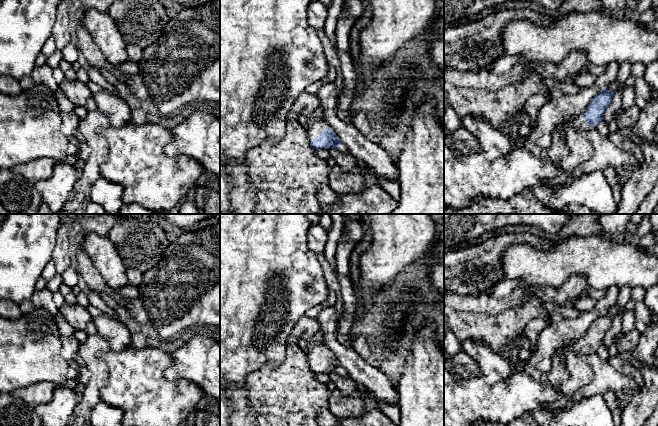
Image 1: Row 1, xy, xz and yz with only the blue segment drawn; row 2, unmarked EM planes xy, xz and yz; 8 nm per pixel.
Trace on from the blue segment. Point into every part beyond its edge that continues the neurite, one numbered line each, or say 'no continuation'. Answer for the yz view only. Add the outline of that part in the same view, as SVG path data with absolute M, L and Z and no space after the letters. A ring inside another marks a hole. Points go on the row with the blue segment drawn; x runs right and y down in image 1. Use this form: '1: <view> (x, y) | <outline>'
1: yz (580, 150) | M578 116L575 120L563 126L565 140L569 148L567 156L562 158L559 165L568 173L592 157L592 146L587 140L586 133L597 130L597 126L588 126L586 121Z

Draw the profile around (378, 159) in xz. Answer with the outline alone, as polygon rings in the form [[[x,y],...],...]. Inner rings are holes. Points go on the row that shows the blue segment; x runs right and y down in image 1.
[[[333,82],[324,84],[317,92],[322,118],[335,131],[340,141],[357,160],[366,163],[375,174],[390,181],[397,181],[397,164],[390,154],[377,143],[364,137],[352,123],[346,122],[338,114],[340,91]]]

